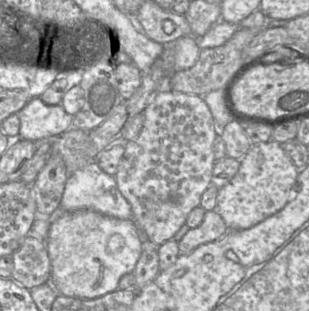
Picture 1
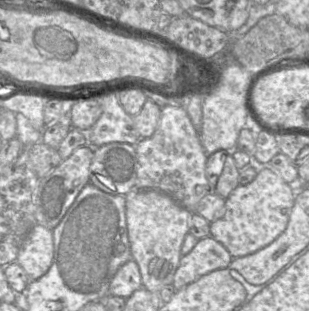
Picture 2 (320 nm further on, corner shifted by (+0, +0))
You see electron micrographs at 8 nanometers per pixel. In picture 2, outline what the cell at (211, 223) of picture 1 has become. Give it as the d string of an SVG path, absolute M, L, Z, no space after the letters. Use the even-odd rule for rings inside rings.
M213 237L198 240L192 251L181 257L172 282L175 294L199 278L228 267L232 260L228 250Z

